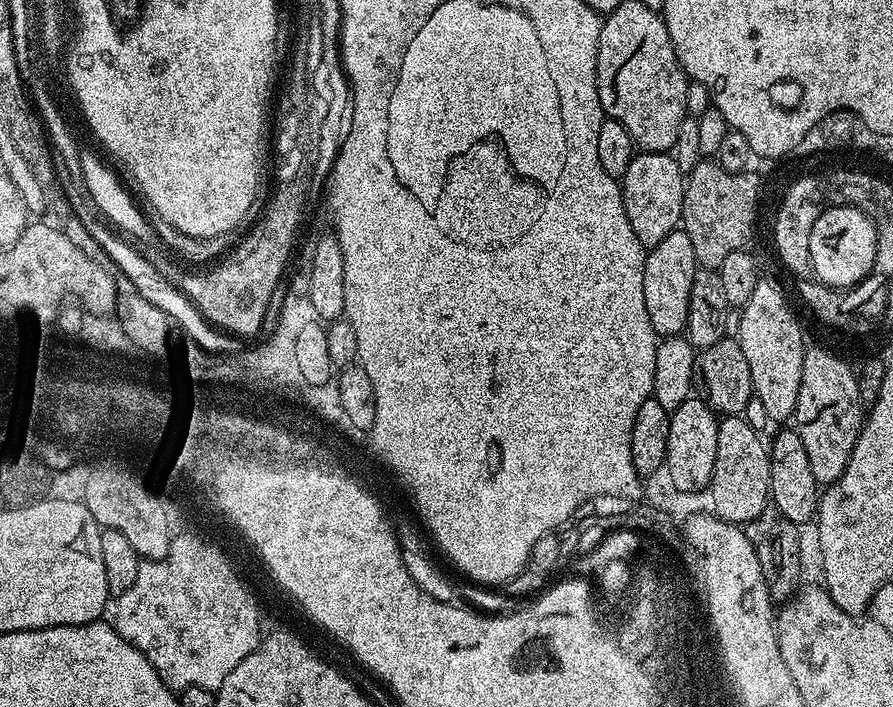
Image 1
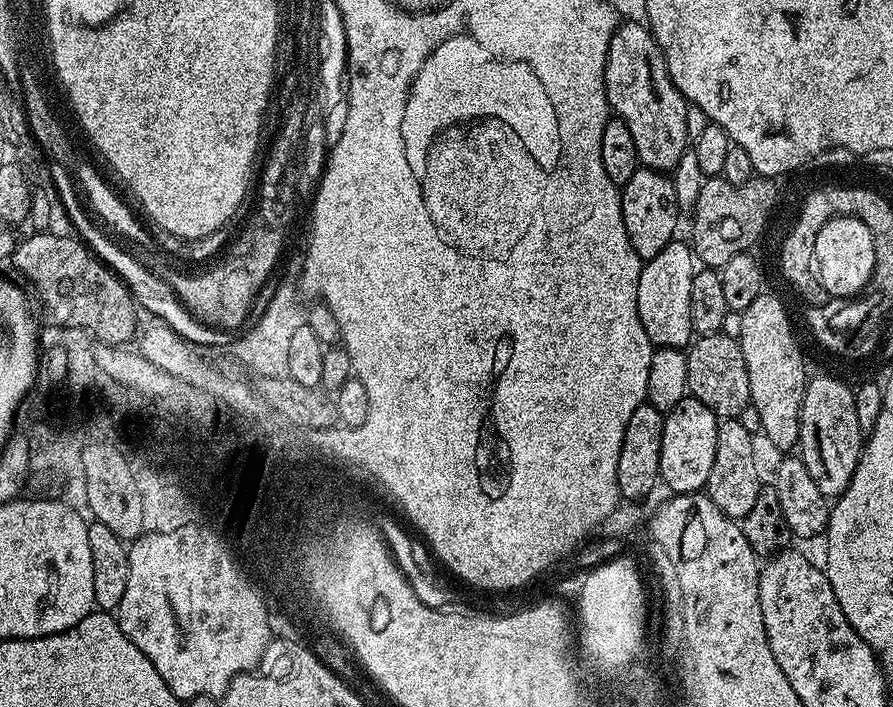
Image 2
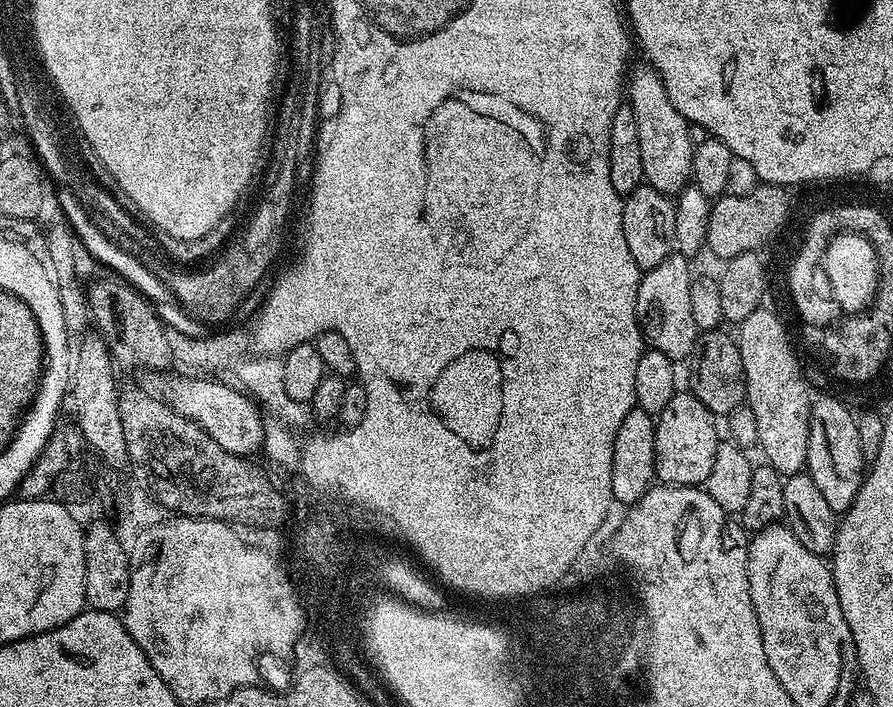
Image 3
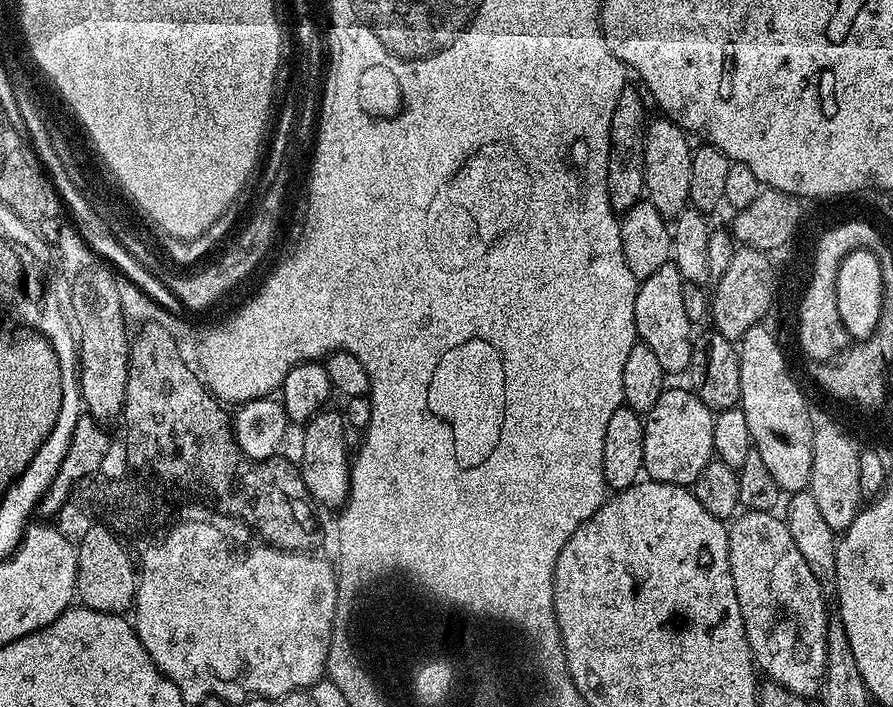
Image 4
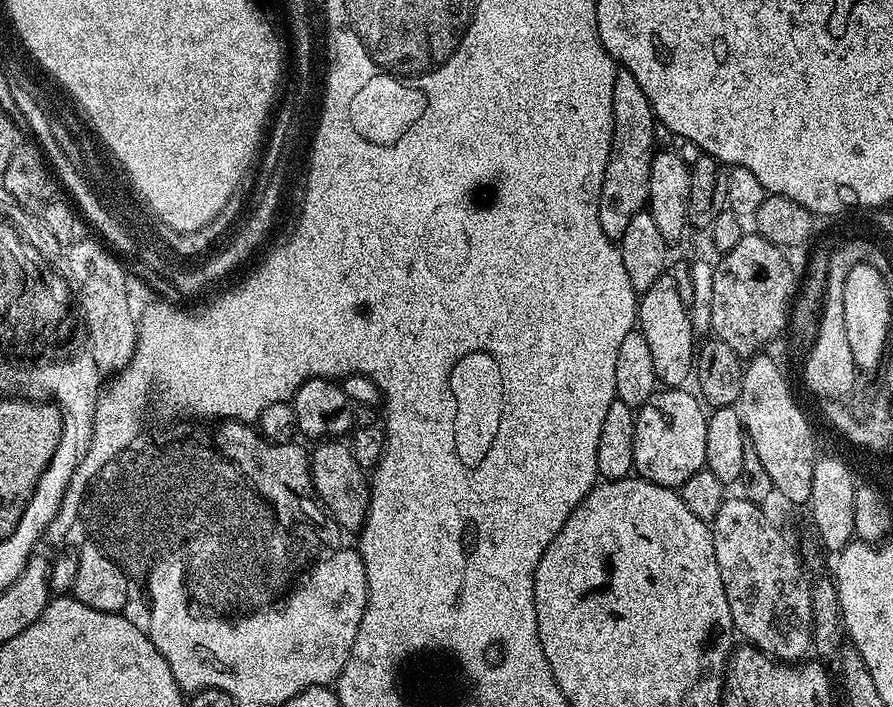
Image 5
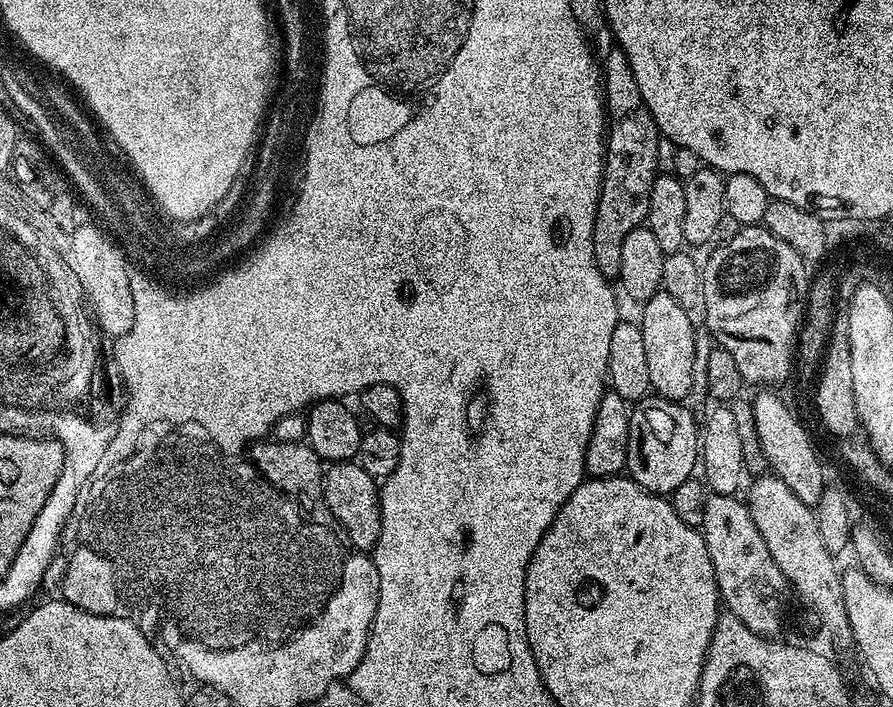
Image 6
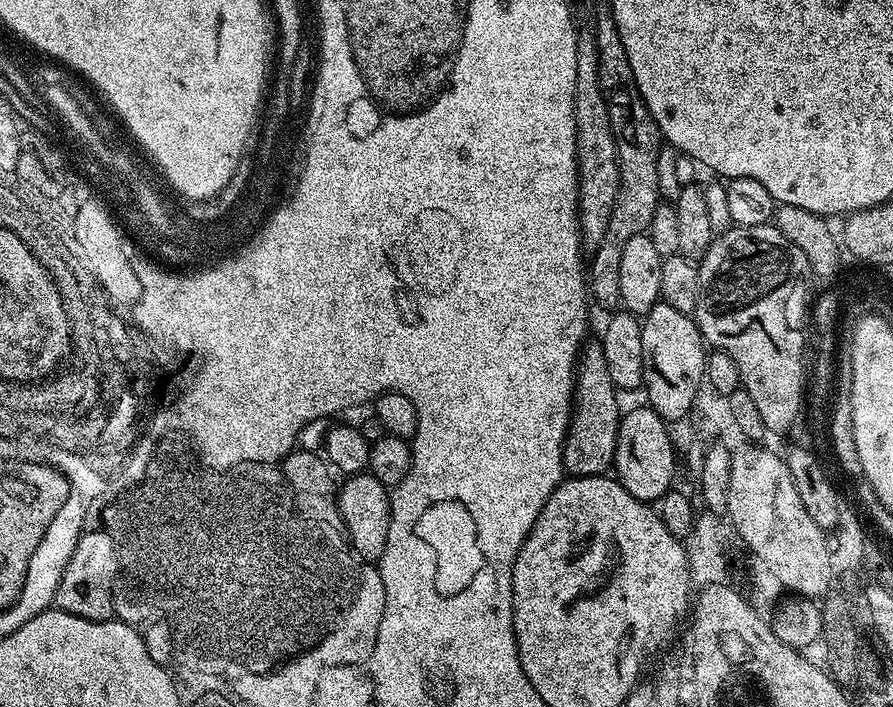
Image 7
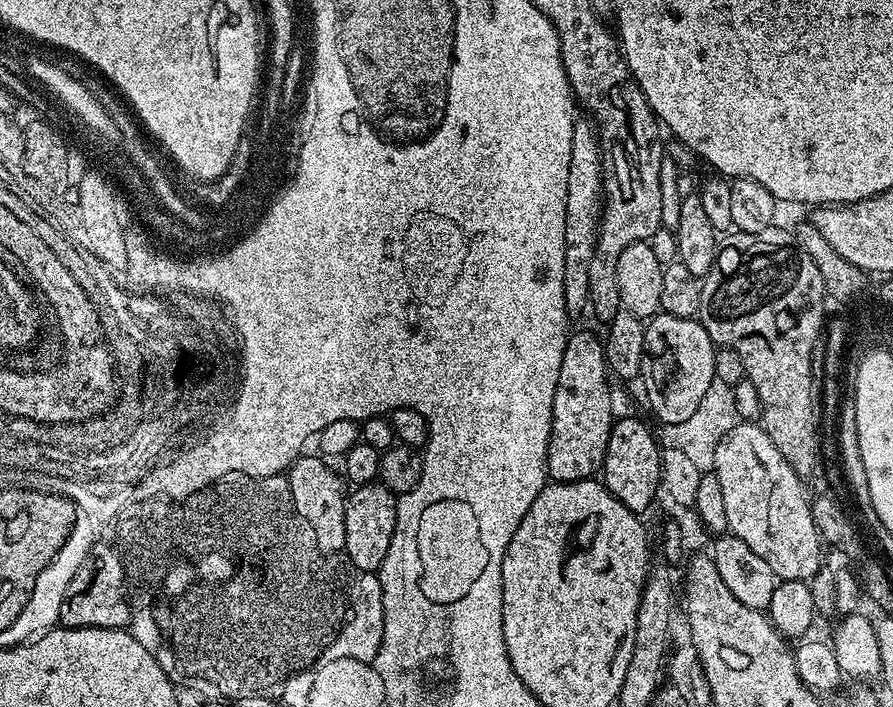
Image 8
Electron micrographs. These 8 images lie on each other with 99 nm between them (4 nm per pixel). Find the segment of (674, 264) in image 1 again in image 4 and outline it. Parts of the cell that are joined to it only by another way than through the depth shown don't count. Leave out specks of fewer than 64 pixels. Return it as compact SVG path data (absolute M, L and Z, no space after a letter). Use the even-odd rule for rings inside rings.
M674 262L663 264L659 270L654 270L654 274L650 274L650 278L639 281L634 302L637 337L643 344L650 346L650 350L654 350L654 355L666 374L687 373L688 367L692 364L694 331L692 332L693 321L686 310L686 302L682 302L682 286L685 283Z

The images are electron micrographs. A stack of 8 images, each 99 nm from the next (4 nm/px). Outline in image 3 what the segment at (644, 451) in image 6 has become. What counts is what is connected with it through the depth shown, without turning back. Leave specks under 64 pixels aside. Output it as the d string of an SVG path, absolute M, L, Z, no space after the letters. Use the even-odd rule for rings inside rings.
M677 391L676 395L670 398L670 402L666 402L666 410L662 410L656 420L656 480L662 484L681 484L687 488L707 485L708 479L710 478L710 466L714 466L714 454L716 453L718 443L716 424L718 424L717 417L713 416L710 410L706 410L706 406L702 406L702 402L698 402L698 398L692 395L691 391Z

